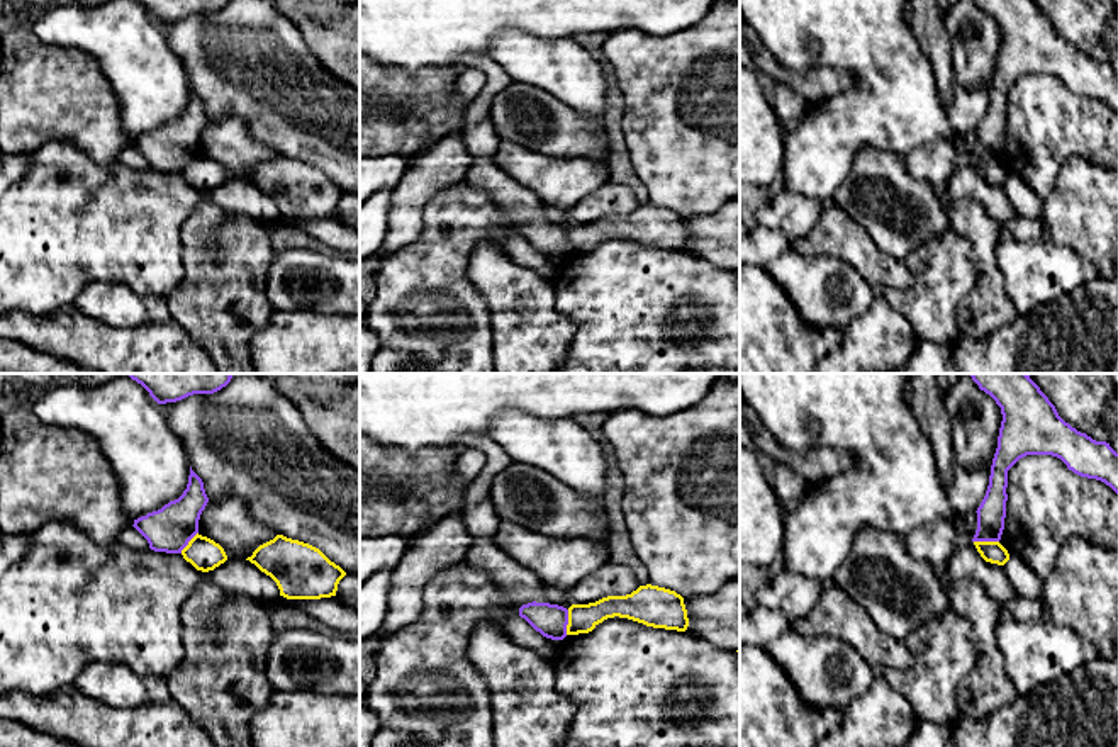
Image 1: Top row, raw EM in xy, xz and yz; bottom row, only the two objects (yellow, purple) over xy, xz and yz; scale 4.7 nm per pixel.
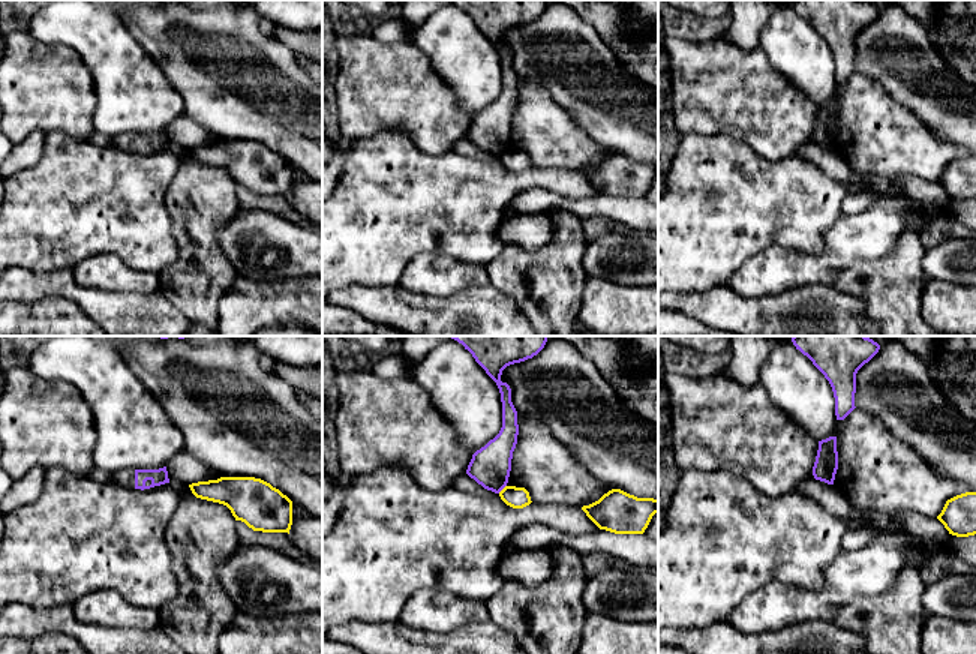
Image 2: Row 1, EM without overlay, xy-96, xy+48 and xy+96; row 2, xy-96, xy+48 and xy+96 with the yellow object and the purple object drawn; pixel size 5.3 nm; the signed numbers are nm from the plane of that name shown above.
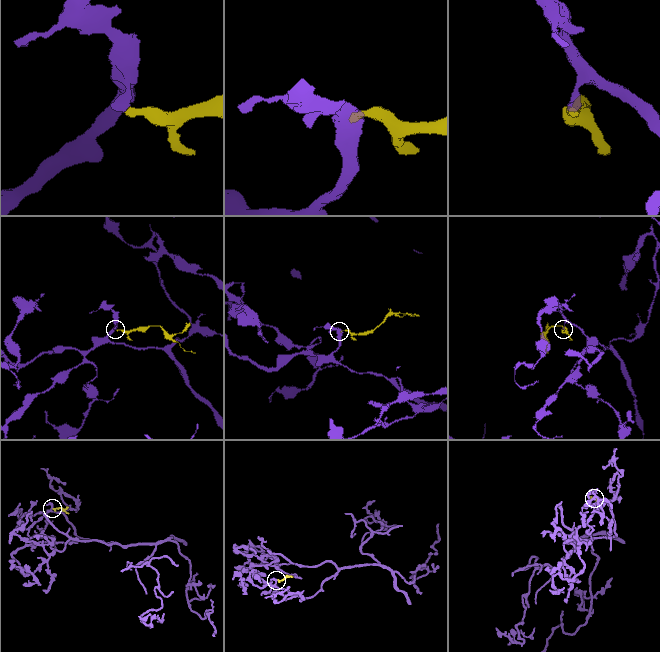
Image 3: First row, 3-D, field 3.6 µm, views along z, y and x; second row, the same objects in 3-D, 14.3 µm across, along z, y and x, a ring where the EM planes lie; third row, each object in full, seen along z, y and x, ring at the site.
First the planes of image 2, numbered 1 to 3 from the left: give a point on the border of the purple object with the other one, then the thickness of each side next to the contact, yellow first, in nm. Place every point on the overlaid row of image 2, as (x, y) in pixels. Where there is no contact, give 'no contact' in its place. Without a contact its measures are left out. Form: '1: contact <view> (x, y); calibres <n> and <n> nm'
1: no contact
2: contact xy+48 (502, 489); calibres 110 and 220 nm
3: no contact

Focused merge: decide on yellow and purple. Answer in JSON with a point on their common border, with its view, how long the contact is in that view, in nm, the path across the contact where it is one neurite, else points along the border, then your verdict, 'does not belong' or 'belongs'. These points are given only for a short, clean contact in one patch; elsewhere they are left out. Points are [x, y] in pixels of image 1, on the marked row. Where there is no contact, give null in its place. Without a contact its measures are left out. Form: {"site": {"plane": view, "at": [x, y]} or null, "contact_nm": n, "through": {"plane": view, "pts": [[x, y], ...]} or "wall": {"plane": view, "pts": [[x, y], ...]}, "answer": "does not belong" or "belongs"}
{"site": {"plane": "xz", "at": [569, 622]}, "contact_nm": 120, "wall": {"plane": "xz", "pts": [[569, 610], [565, 634]]}, "answer": "does not belong"}

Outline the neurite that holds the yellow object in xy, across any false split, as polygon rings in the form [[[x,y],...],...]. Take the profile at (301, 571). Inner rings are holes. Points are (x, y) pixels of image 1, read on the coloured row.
[[[283,535],[260,545],[246,560],[270,576],[287,599],[336,596],[338,584],[346,576],[319,548]]]

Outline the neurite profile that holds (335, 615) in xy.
[[[280,596],[275,601],[263,601],[266,609],[270,611],[277,603],[283,603],[287,606],[295,606],[305,611],[310,618],[317,620],[329,632],[358,632],[360,630],[360,613],[353,608],[346,606],[336,596],[321,598],[321,599],[287,599]]]

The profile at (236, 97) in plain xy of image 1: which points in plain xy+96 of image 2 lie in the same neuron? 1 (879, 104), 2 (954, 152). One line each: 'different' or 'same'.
1: different
2: different

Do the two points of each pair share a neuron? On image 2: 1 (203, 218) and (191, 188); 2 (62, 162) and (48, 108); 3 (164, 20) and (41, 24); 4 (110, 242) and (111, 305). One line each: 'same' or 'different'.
1: same
2: different
3: different
4: different

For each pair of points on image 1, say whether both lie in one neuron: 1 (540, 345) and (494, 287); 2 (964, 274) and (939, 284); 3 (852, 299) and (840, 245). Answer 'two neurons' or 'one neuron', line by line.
1: one neuron
2: one neuron
3: two neurons

